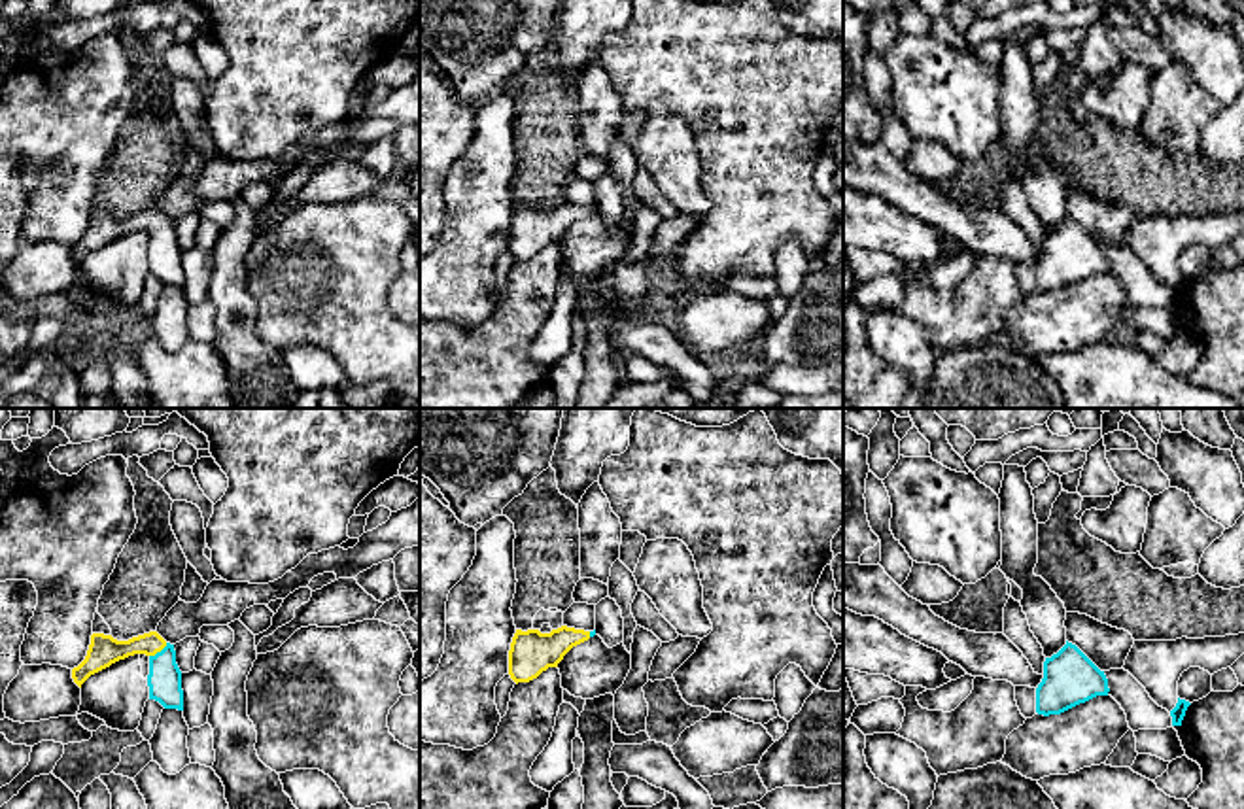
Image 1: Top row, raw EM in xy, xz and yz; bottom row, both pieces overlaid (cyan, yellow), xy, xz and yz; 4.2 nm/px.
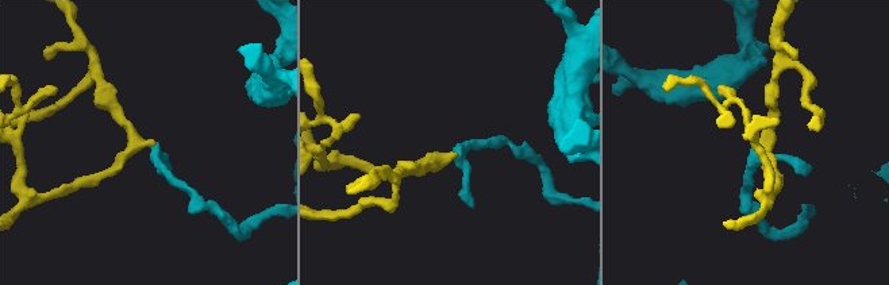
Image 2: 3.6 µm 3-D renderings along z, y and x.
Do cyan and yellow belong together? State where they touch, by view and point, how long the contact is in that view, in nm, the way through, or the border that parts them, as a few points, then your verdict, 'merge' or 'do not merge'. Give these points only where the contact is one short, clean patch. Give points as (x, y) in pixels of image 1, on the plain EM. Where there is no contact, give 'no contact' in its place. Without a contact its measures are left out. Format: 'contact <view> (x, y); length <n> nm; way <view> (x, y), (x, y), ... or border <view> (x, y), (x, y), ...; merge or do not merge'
contact xy (157, 229); length 100 nm; way xy (165, 256), (163, 237), (157, 229), (103, 227); merge

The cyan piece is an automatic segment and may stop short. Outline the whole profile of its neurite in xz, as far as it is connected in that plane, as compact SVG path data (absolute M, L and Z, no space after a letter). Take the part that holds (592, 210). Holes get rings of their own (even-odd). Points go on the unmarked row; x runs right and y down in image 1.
M562 202L550 210L539 206L516 206L509 227L509 251L518 259L537 255L548 244L558 244L563 232L577 221L596 212L594 208Z

